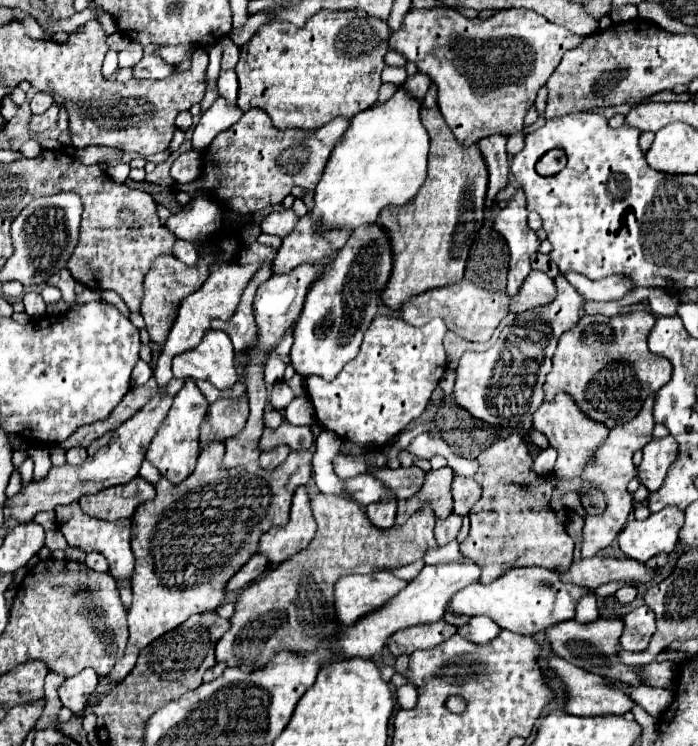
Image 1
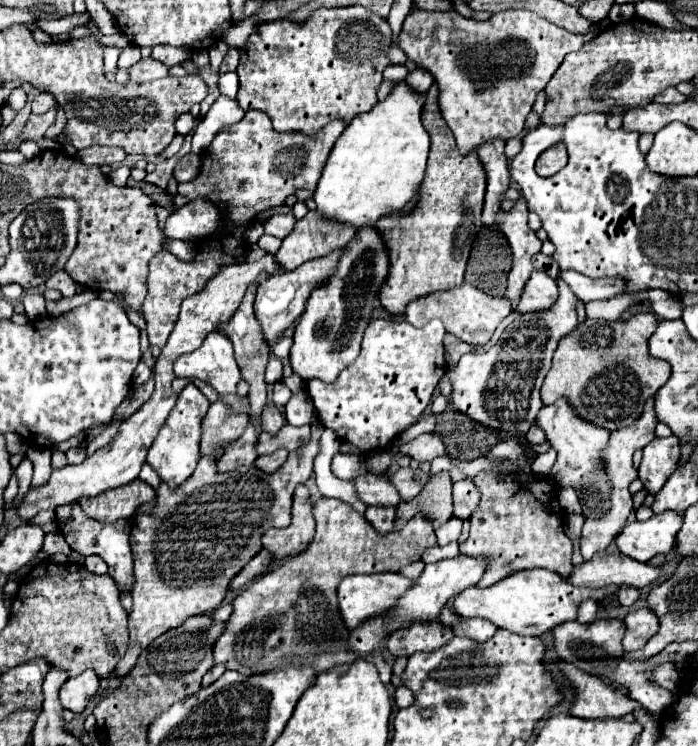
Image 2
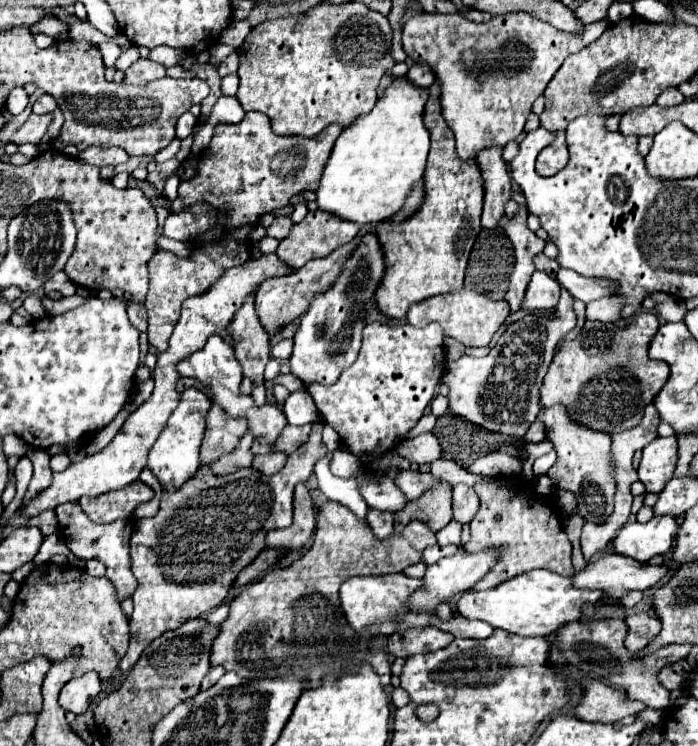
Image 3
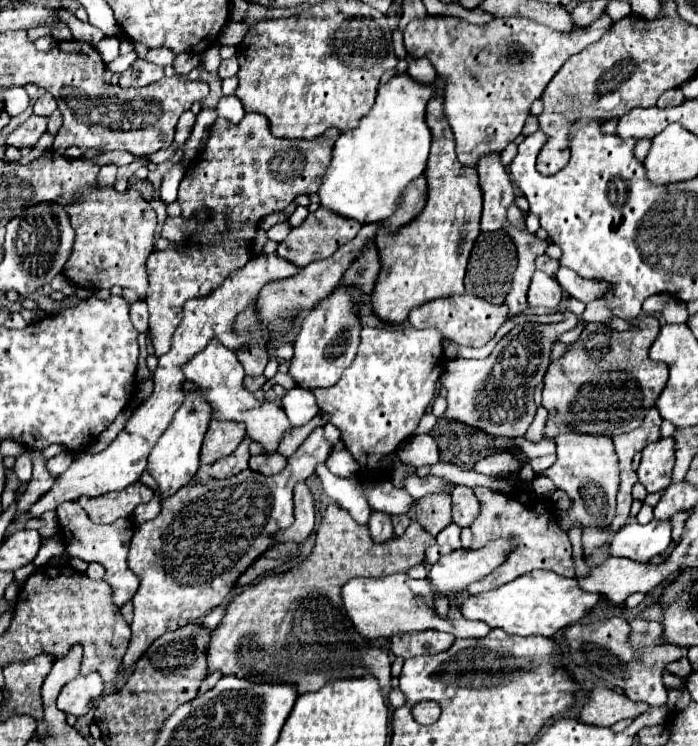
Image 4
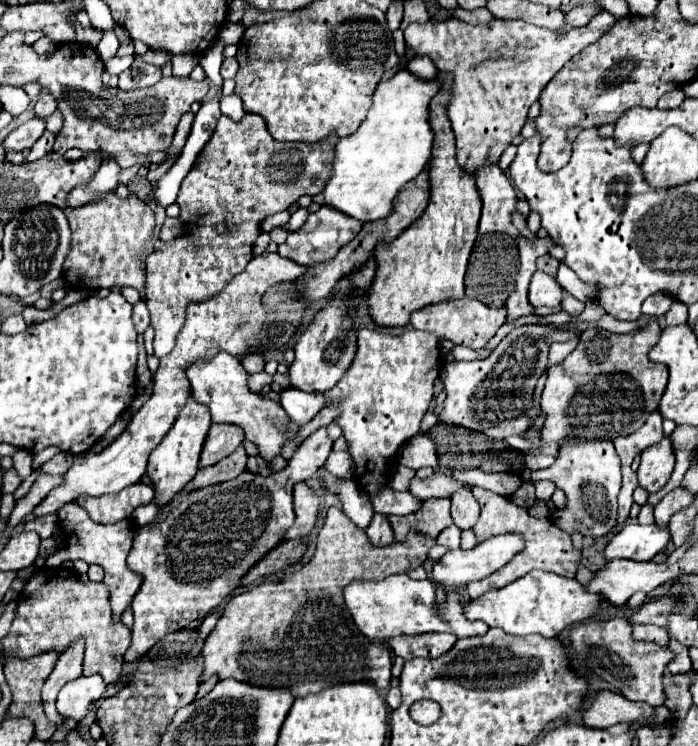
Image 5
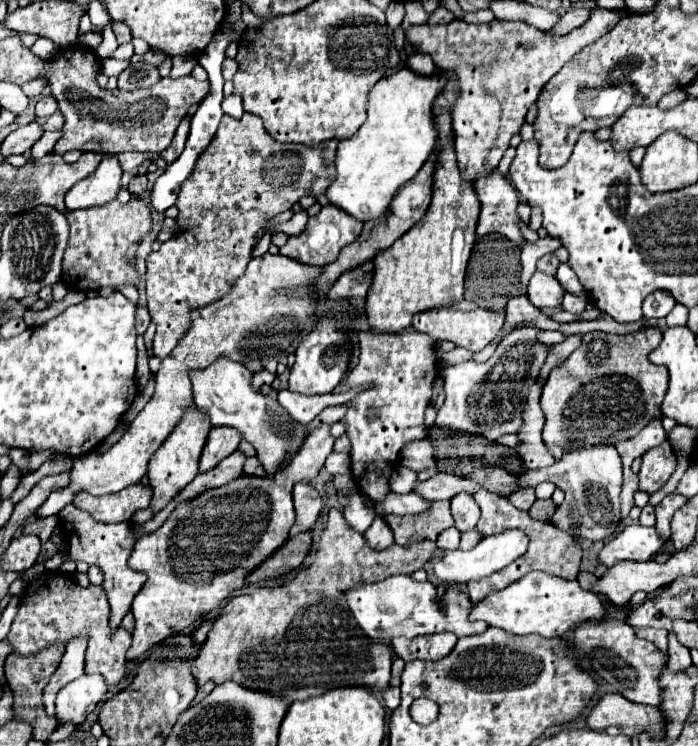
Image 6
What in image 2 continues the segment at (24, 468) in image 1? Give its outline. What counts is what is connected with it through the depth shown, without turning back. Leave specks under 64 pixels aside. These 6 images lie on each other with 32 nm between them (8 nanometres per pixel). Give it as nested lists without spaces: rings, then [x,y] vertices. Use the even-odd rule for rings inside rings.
[[[24,458],[19,466],[14,470],[18,479],[19,490],[13,500],[11,507],[15,507],[20,499],[28,492],[33,477],[33,464],[28,458]]]

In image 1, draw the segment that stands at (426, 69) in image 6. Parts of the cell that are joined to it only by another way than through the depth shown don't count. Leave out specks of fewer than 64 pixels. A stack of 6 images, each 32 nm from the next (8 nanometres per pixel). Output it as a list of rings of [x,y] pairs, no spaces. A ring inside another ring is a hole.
[[[416,72],[414,76],[408,76],[404,82],[404,88],[408,94],[412,94],[414,98],[424,98],[424,92],[430,88],[432,80],[428,74],[424,72]]]

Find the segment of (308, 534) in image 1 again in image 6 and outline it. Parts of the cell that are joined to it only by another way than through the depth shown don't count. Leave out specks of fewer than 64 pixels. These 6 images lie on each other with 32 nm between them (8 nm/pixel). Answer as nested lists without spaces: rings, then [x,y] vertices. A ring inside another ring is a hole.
[[[298,482],[292,490],[292,498],[294,498],[294,510],[296,510],[296,524],[290,530],[290,536],[296,536],[300,532],[312,530],[320,510],[322,510],[322,498],[318,494],[318,490],[314,490],[310,484],[306,482]]]

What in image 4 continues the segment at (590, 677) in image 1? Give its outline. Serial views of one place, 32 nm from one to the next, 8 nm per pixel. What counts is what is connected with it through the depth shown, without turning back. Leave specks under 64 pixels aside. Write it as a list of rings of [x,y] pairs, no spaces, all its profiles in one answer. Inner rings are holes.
[[[598,686],[592,690],[588,704],[580,712],[580,720],[592,726],[612,726],[626,718],[638,718],[648,712],[650,706],[642,702],[628,700],[622,692],[614,692],[610,688]]]

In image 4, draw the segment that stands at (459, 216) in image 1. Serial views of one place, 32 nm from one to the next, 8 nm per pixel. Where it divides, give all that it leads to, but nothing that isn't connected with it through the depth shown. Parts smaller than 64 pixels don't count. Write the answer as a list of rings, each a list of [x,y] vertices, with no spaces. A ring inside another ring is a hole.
[[[440,76],[434,86],[436,92],[428,102],[426,114],[426,122],[432,130],[432,152],[426,168],[428,202],[420,216],[402,226],[402,230],[396,234],[380,230],[376,238],[382,270],[372,292],[372,312],[388,324],[406,322],[412,308],[430,300],[462,294],[468,256],[480,234],[482,192],[478,186],[478,172],[458,162],[454,152],[454,134],[442,112]]]

